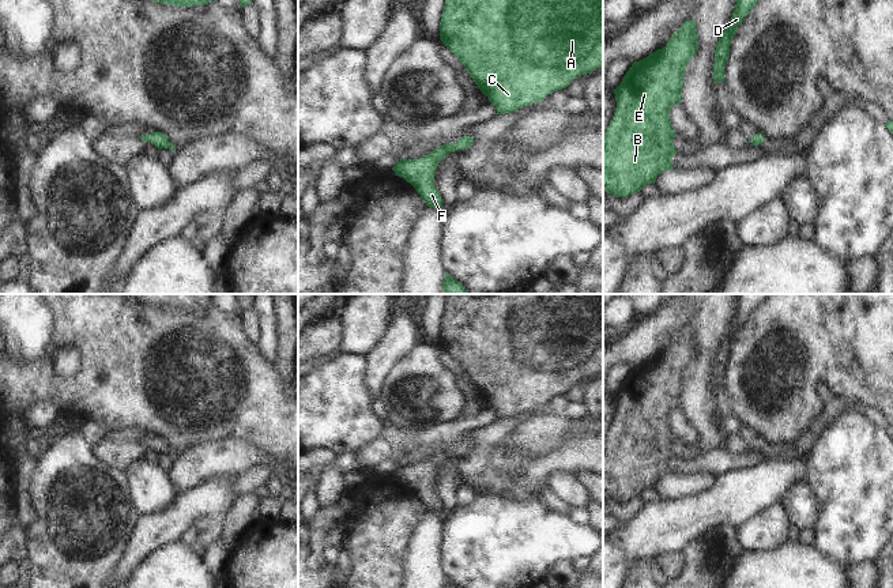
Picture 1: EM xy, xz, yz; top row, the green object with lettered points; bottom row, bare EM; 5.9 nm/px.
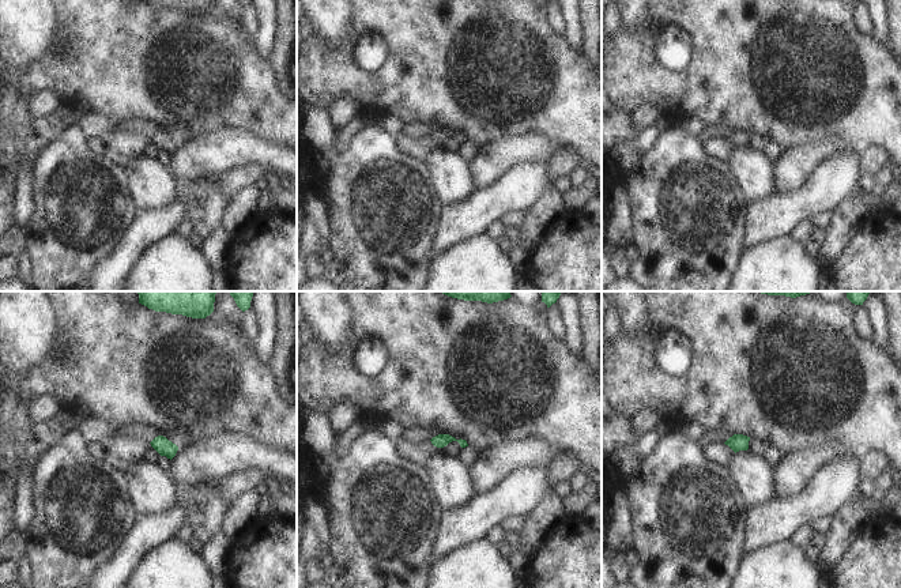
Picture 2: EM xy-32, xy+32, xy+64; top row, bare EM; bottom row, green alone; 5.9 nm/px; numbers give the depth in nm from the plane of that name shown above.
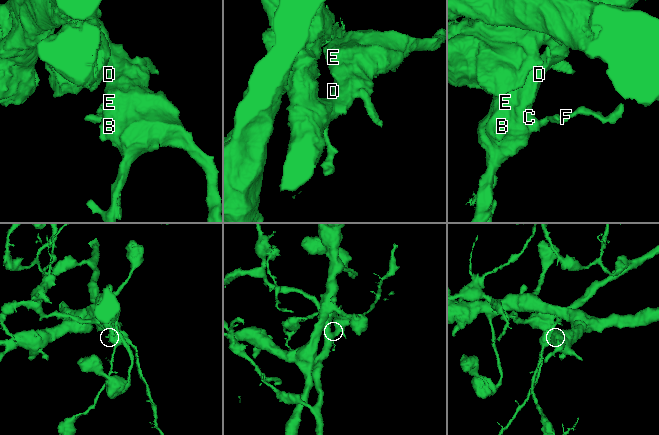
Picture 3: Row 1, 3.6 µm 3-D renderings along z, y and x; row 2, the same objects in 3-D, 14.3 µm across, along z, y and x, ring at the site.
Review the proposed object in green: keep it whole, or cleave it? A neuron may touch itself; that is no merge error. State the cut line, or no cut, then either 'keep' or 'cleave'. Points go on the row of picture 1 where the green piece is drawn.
cut none; keep

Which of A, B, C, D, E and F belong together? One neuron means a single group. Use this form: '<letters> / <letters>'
A B C D E F

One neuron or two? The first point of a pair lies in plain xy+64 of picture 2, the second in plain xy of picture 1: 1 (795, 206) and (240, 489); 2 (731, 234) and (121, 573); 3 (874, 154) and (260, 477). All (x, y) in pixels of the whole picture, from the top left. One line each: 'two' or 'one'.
1: two
2: two
3: one

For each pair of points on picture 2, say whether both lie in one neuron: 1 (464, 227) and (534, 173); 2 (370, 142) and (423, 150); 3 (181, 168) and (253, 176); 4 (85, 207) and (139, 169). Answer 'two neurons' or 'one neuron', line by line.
1: one neuron
2: two neurons
3: two neurons
4: two neurons

